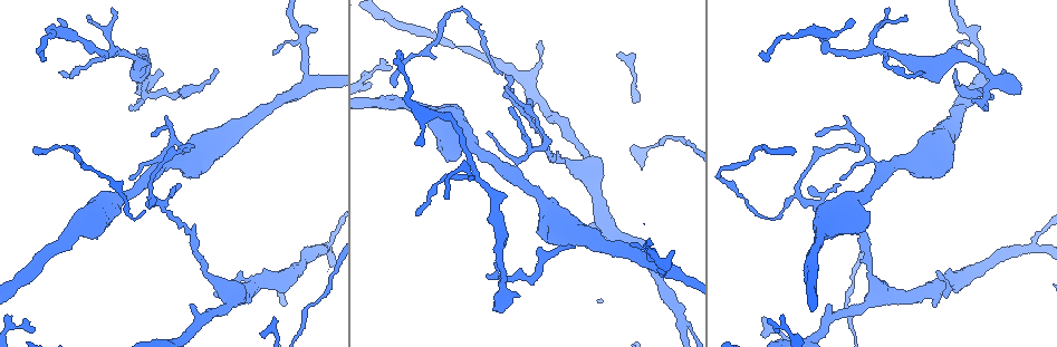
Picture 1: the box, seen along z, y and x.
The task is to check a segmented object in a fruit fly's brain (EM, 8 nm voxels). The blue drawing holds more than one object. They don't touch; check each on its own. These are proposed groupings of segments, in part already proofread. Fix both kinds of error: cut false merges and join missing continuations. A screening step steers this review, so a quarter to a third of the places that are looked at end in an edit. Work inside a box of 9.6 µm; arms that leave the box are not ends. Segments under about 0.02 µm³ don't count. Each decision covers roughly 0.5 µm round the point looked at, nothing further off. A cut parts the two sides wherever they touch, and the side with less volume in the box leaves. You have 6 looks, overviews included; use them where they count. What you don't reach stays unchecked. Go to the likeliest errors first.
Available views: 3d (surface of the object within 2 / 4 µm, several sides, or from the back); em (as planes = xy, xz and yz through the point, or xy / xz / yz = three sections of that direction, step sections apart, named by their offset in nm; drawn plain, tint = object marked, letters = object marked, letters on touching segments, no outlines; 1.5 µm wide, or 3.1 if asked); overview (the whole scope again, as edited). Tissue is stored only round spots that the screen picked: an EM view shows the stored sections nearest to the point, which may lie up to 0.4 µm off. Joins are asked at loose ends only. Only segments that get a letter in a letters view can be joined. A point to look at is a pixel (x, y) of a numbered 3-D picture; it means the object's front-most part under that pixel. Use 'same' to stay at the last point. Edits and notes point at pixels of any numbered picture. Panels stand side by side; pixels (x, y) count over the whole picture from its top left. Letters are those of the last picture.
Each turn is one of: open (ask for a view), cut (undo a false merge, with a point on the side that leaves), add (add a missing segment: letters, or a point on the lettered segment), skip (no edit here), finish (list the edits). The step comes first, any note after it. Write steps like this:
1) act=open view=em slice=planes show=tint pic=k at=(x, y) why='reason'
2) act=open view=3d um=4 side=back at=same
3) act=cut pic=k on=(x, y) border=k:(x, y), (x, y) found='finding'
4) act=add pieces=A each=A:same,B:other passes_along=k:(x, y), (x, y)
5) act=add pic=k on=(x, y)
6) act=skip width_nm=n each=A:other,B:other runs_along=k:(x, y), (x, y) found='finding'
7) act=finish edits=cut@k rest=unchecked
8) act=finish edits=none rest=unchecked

act=open view=em slice=planes show=tint pic=1 at=(797, 192) why='sharp bend'

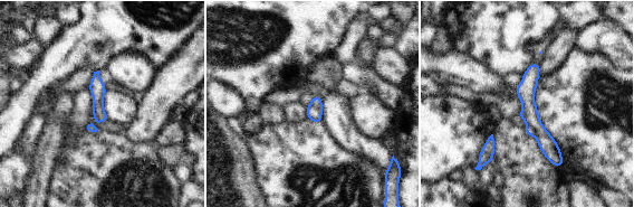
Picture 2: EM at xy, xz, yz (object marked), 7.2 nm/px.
act=open view=em slice=planes show=letters at=same why='see the neighbours'

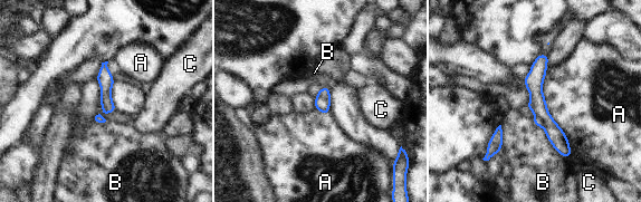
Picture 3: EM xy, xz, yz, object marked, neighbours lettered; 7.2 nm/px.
act=cut pic=3 on=(536, 121) width_nm=110 each=A:other,B:other,C:other found='two neurons meet here'

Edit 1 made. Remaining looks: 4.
act=open view=overview

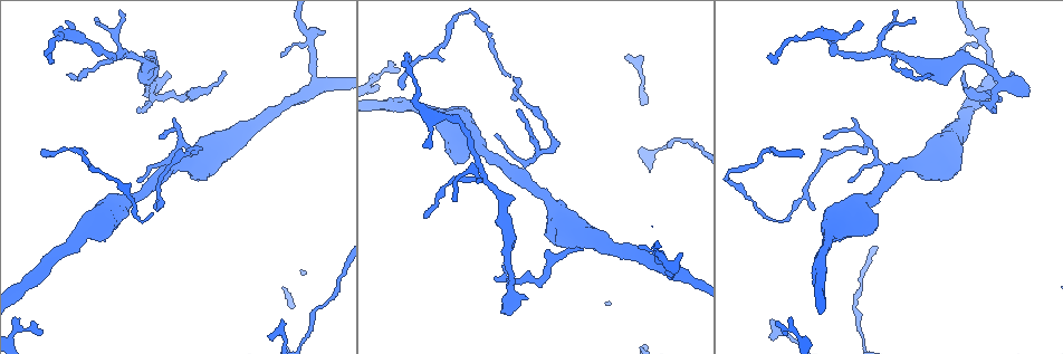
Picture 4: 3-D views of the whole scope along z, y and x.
act=open view=3d um=2 pic=4 at=(992, 113) why='branch stops here'

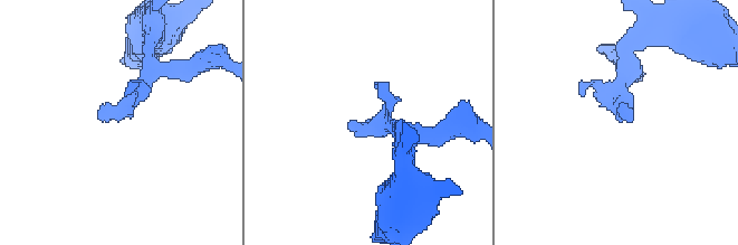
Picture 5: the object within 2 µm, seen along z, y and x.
act=open view=em slice=planes show=letters pic=5 at=(619, 117) why='now the EM'

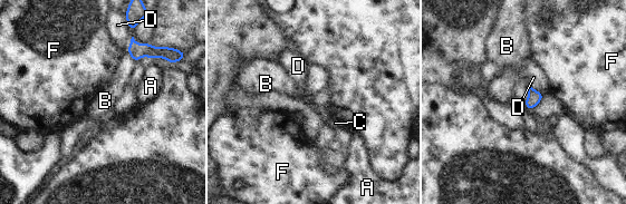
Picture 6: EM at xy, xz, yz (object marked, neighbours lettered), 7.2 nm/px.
act=skip each=A:other,B:other,C:other,D:other,F:other border=6:(528, 85), (528, 97), (523, 103) found='no lettered segment goes on from it'

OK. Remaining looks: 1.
act=finish edits=cut@3 rest=unchecked

